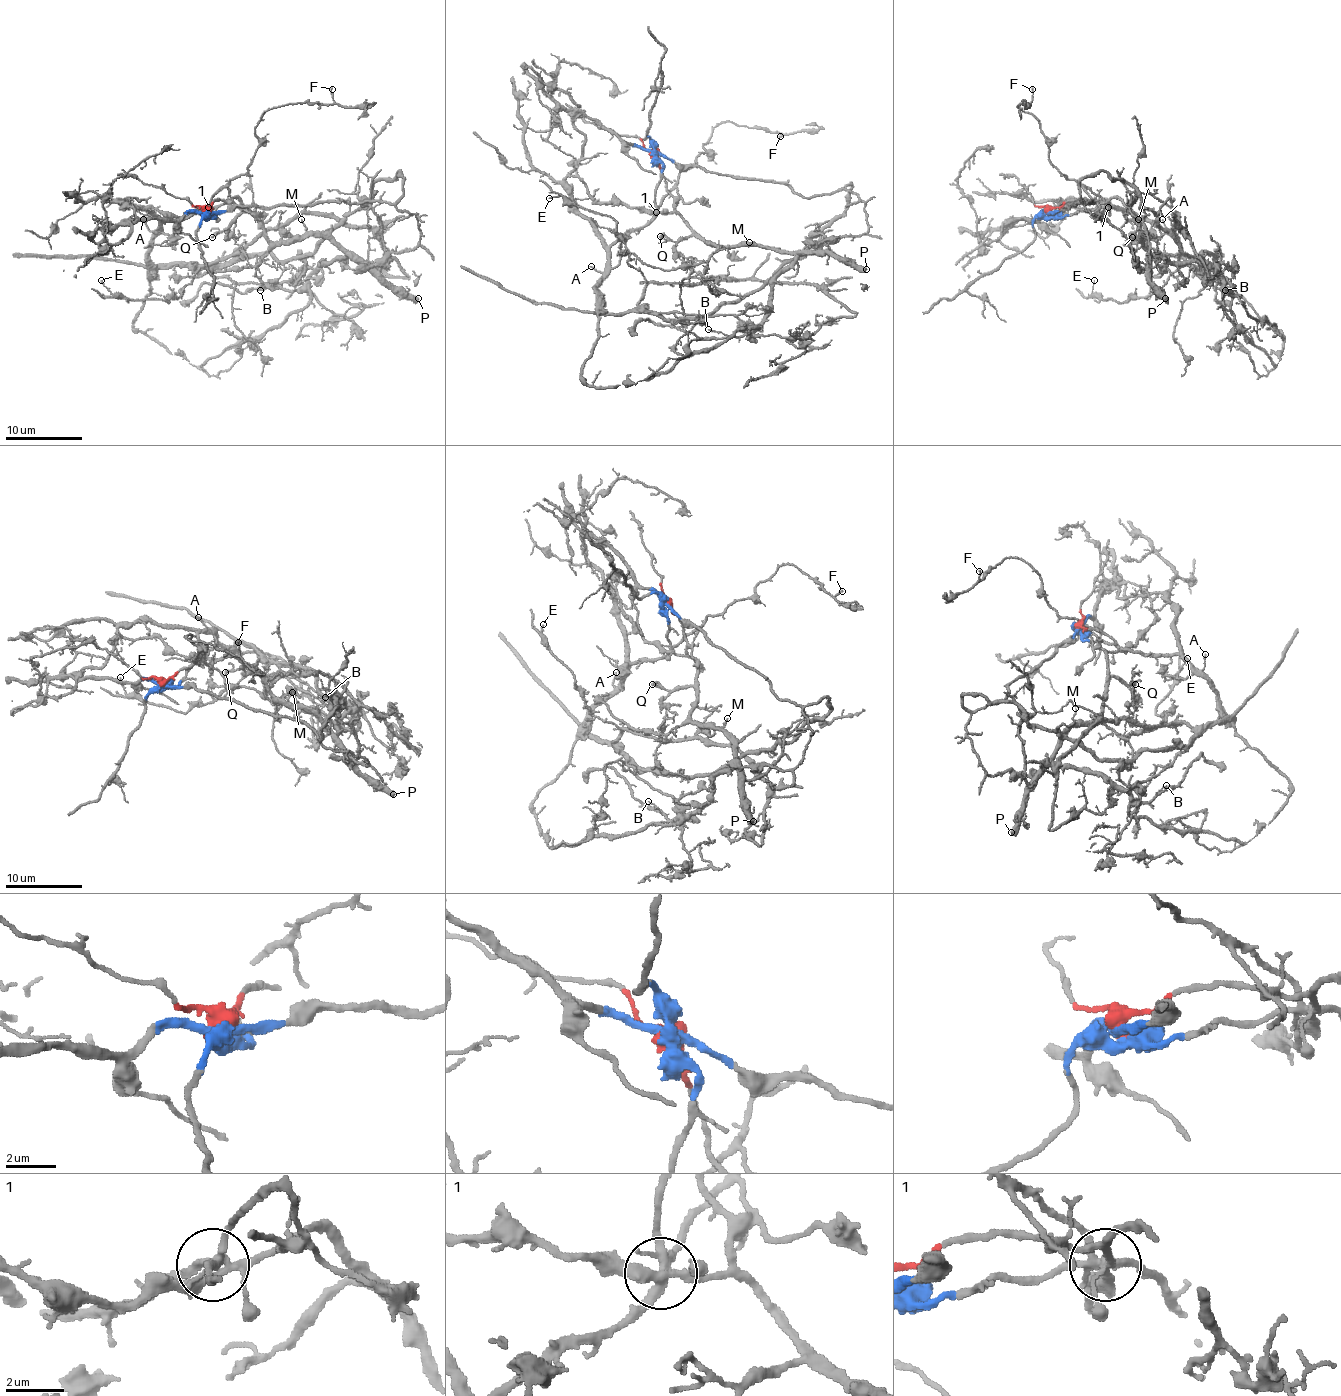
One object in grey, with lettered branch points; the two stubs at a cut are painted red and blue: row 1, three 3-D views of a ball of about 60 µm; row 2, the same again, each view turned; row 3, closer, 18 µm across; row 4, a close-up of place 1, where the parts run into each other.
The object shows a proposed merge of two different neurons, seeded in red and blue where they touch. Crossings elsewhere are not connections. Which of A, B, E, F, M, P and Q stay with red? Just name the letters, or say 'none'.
B, M, P, Q

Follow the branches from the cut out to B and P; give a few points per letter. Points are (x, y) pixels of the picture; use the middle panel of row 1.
B: (654, 152), (673, 210), (703, 241), (796, 256), (773, 281), (771, 312), (757, 325), (738, 336), (707, 329)
P: (654, 152), (665, 191), (673, 198), (673, 210), (703, 241), (721, 246), (830, 252), (866, 269)

